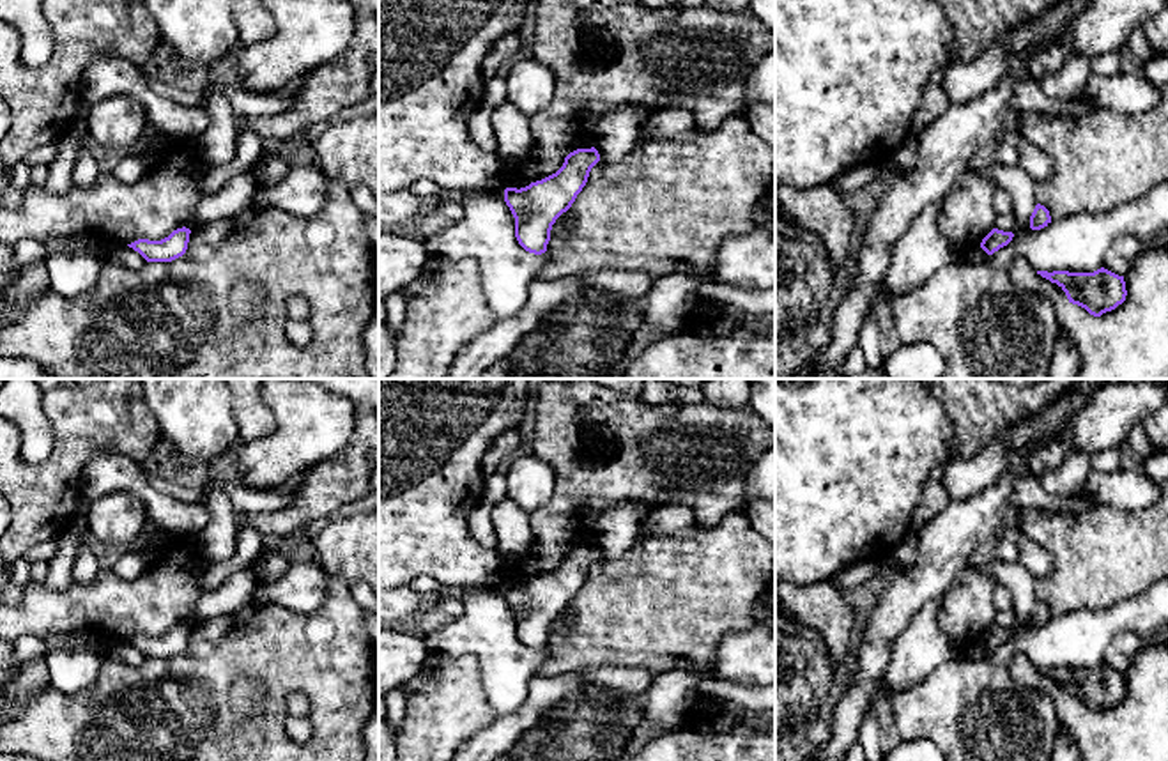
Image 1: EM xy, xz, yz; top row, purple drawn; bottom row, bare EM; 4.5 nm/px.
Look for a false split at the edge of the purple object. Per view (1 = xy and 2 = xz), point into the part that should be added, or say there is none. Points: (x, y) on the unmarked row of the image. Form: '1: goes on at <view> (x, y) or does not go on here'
1: does not go on here
2: does not go on here

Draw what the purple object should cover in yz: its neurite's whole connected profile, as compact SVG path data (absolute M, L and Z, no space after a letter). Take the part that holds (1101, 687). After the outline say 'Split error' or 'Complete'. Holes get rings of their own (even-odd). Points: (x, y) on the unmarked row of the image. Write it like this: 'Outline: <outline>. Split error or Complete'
Outline: M1104 664L1094 669L1037 667L1037 671L1057 680L1069 699L1085 704L1094 713L1115 706L1127 692L1124 673Z. Complete

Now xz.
Outline: M595 543L577 545L565 554L556 570L520 586L504 586L504 598L515 614L515 634L526 648L547 648L552 621L572 603L598 557Z. Complete

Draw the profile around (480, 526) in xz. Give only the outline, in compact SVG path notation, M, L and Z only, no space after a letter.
M481 501L467 517L469 533L481 547L494 547L497 545L497 536L494 524L490 520L494 504Z

